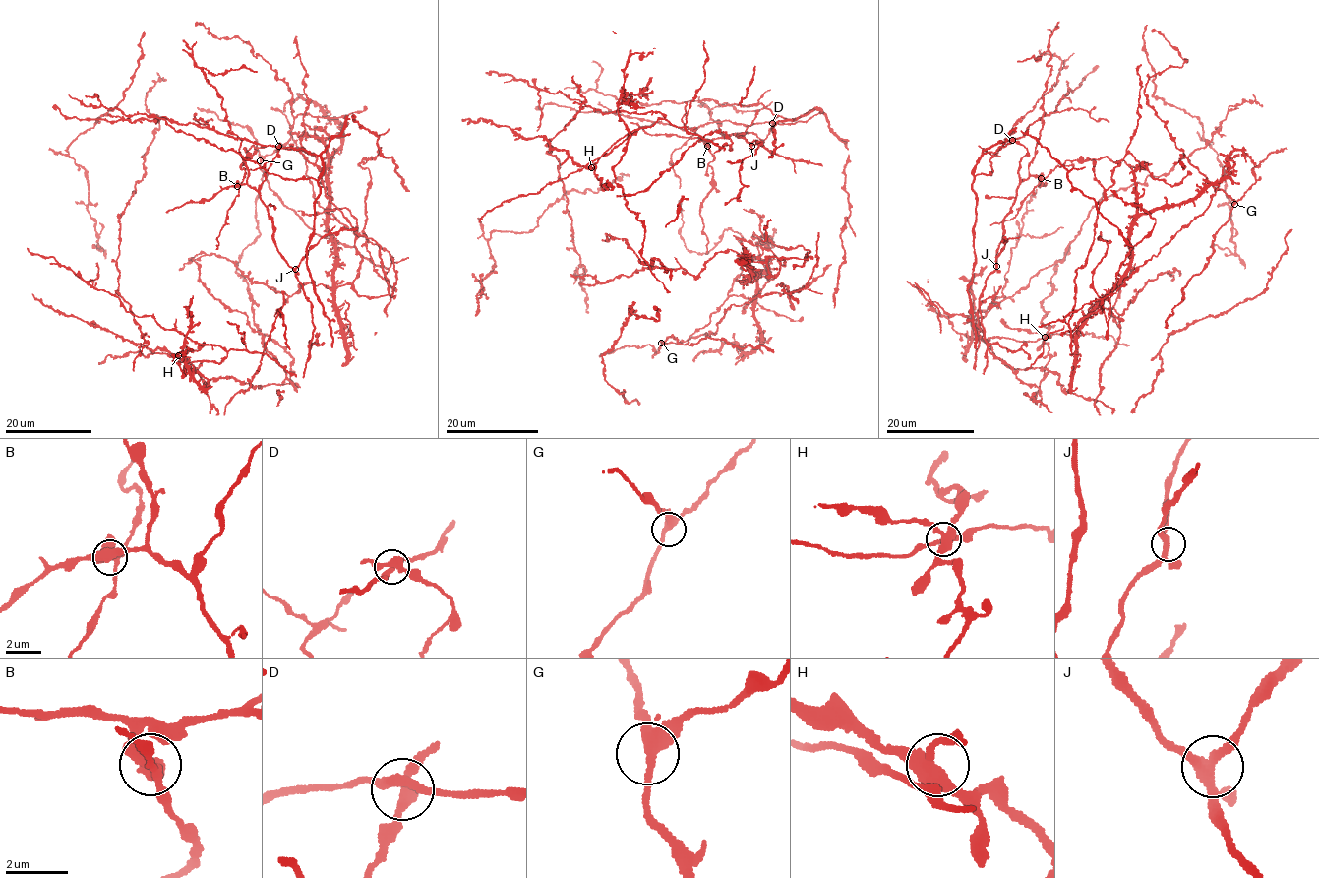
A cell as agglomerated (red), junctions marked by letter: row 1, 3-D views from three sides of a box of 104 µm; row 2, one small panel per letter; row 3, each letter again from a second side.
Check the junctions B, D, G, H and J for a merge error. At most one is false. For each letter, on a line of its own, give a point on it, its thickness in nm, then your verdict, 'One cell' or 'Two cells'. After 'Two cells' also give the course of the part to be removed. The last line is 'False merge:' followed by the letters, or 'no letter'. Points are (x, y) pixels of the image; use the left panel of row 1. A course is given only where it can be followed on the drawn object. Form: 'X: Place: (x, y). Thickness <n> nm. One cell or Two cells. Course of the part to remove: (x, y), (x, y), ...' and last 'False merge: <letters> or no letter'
B: Place: (237, 186). Thickness 400 nm. Two cells. Course of the part to remove: (238, 186), (246, 172), (240, 167), (251, 156), (245, 148), (266, 147)
D: Place: (278, 146). Thickness 360 nm. One cell
G: Place: (260, 160). Thickness 360 nm. One cell
H: Place: (178, 355). Thickness 400 nm. One cell
J: Place: (295, 269). Thickness 280 nm. One cell
False merge: B

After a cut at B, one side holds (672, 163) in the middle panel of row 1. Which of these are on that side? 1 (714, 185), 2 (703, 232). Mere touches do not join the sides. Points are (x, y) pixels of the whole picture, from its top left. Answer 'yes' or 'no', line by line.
1: no
2: no

